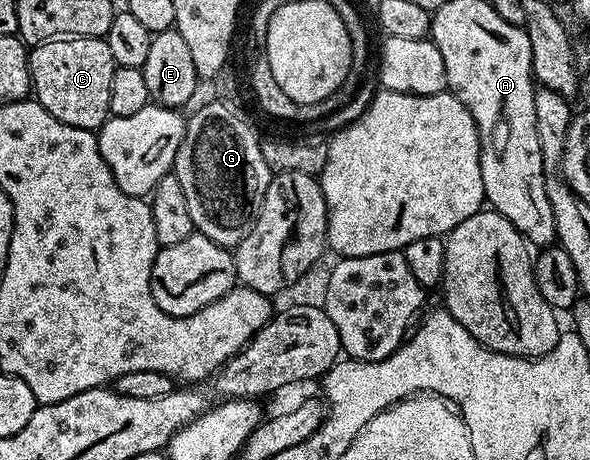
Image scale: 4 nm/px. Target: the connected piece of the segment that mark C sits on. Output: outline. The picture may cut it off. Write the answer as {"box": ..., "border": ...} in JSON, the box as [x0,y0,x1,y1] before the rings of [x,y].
{"box":[29,37,116,130],"border":[[[65,37],[52,39],[36,44],[29,53],[29,81],[33,86],[34,100],[49,111],[61,123],[72,125],[78,129],[98,130],[107,120],[111,108],[109,107],[109,91],[113,87],[113,75],[116,63],[109,52],[106,40],[101,37]]]}

